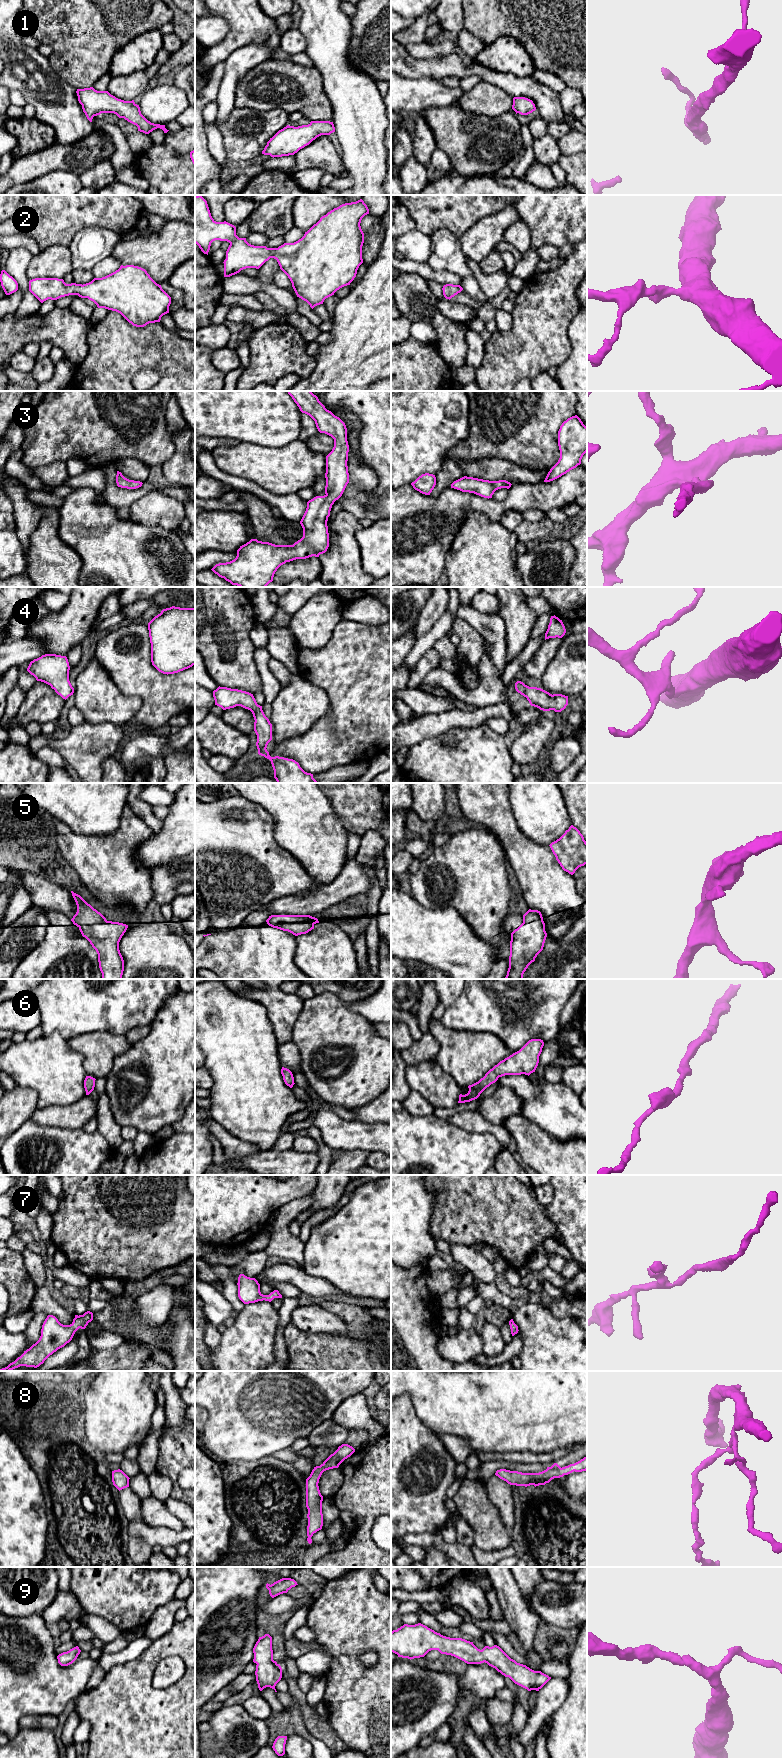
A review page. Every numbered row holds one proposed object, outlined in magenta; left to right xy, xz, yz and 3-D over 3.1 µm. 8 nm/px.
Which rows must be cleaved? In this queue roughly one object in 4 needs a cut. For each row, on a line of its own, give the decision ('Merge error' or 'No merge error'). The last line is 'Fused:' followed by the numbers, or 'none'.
1: No merge error
2: No merge error
3: No merge error
4: No merge error
5: No merge error
6: No merge error
7: No merge error
8: No merge error
9: No merge error
Fused: none

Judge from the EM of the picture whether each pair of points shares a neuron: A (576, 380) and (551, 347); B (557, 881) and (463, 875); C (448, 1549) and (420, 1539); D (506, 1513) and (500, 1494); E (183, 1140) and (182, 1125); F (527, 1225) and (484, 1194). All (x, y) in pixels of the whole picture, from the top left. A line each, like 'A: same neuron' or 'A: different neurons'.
A: different neurons
B: different neurons
C: same neuron
D: same neuron
E: different neurons
F: same neuron

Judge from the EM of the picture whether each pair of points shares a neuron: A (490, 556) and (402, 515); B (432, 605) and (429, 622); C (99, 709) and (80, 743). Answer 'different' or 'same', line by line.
A: different
B: same
C: different

